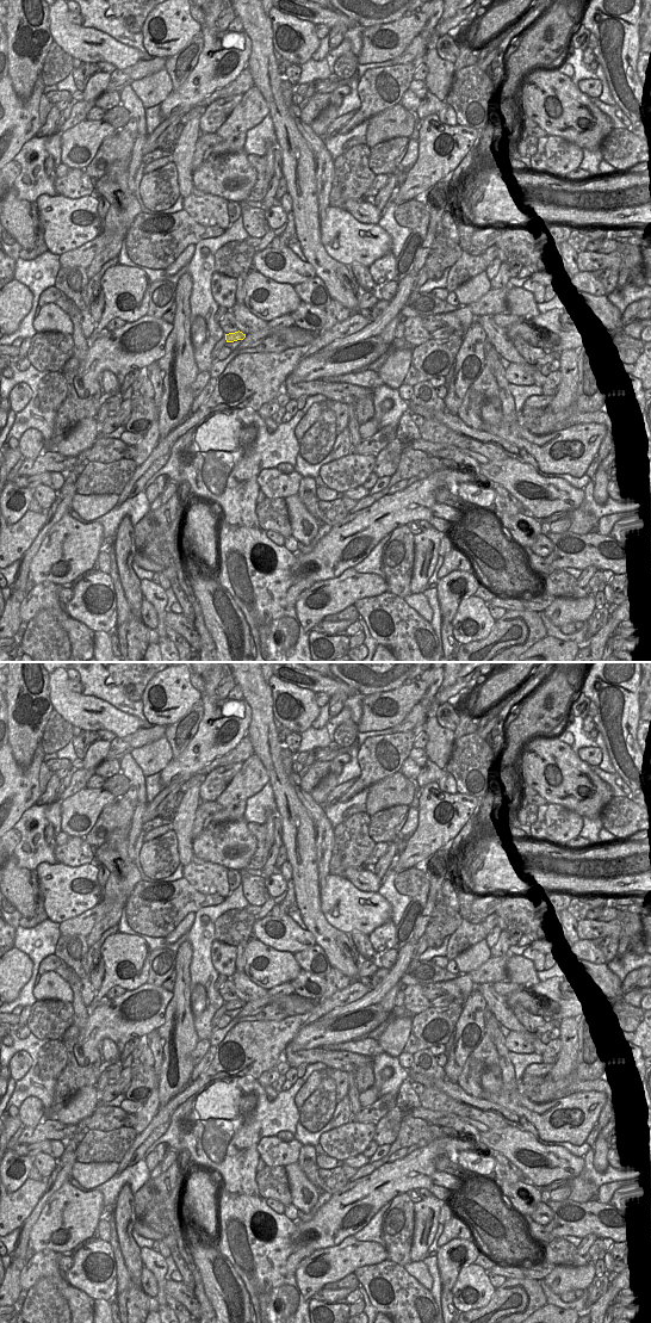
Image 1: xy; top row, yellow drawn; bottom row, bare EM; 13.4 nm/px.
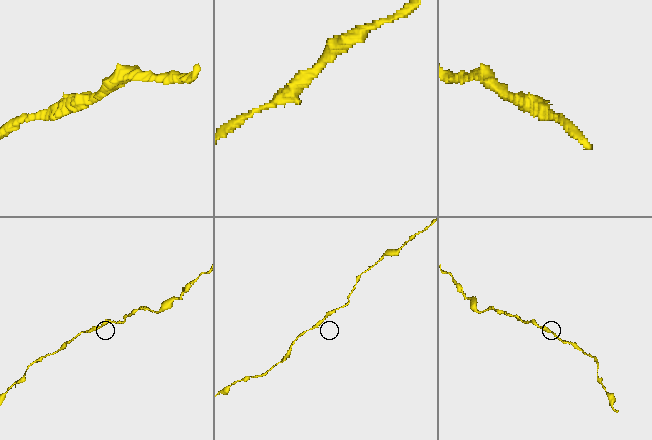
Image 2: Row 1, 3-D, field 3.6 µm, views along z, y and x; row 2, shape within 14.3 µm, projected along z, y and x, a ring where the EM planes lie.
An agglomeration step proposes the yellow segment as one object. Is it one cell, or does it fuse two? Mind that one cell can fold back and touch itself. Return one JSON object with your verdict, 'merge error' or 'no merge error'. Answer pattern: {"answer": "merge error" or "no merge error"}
{"answer": "no merge error"}

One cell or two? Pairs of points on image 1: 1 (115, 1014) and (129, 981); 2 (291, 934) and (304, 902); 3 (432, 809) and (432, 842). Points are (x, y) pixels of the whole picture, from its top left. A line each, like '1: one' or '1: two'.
1: two
2: two
3: one

